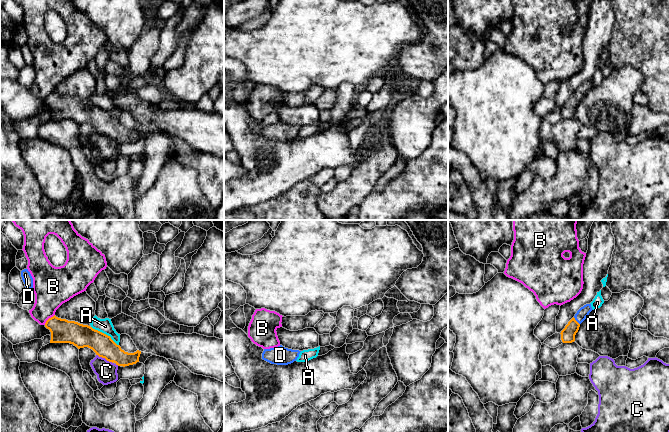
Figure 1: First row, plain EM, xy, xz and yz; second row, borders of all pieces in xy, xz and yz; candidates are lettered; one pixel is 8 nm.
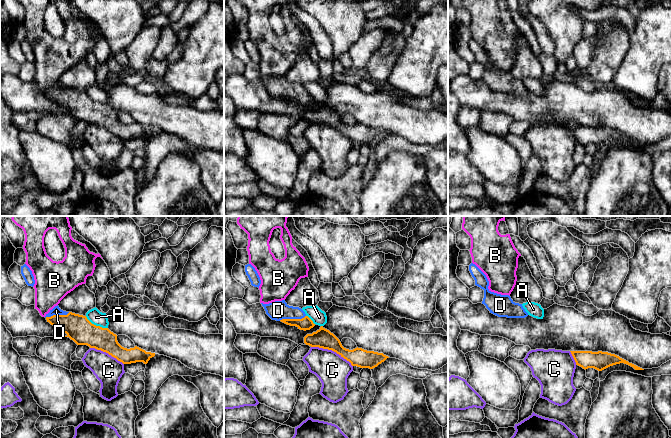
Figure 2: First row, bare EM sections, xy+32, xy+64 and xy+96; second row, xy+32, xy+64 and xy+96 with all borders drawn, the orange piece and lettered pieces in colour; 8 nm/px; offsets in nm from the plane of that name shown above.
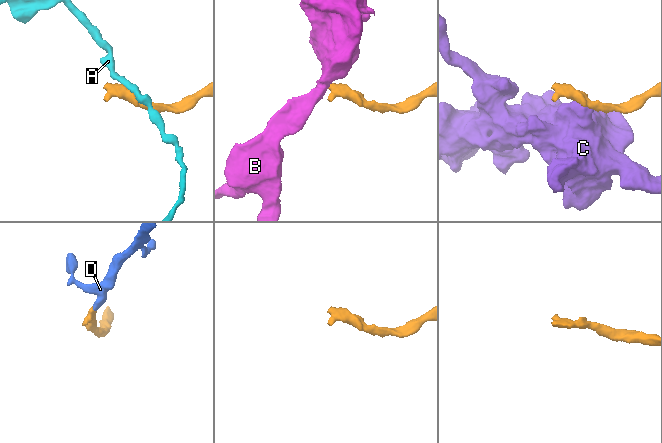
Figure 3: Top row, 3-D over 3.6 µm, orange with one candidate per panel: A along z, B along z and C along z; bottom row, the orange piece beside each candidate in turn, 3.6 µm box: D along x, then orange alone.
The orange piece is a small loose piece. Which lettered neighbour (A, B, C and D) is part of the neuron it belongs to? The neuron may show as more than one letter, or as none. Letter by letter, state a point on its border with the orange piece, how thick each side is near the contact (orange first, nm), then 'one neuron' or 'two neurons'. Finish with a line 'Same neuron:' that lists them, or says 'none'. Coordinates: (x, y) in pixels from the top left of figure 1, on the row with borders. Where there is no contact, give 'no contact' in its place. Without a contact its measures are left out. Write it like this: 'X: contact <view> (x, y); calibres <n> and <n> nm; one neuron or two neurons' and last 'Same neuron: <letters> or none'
A: contact xy (105, 334); calibres 180 and 120 nm; two neurons
B: contact xy (48, 319); calibres 190 and 280 nm; two neurons
C: contact xy (104, 357); calibres 180 and 170 nm; two neurons
D: contact yz (576, 321); calibres 110 and 90 nm; one neuron
Same neuron: D

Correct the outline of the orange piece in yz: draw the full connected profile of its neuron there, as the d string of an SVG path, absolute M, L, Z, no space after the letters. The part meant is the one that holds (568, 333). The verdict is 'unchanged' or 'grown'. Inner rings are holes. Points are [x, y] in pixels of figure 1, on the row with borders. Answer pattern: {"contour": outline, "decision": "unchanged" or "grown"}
{"contour": "M586 304L577 311L575 316L560 333L563 343L572 343L575 341L575 335L579 330L580 324L586 319L592 310L591 304Z", "decision": "grown"}

